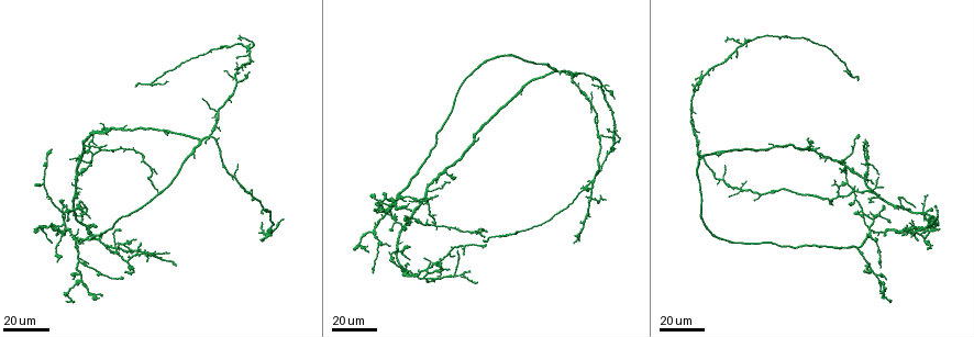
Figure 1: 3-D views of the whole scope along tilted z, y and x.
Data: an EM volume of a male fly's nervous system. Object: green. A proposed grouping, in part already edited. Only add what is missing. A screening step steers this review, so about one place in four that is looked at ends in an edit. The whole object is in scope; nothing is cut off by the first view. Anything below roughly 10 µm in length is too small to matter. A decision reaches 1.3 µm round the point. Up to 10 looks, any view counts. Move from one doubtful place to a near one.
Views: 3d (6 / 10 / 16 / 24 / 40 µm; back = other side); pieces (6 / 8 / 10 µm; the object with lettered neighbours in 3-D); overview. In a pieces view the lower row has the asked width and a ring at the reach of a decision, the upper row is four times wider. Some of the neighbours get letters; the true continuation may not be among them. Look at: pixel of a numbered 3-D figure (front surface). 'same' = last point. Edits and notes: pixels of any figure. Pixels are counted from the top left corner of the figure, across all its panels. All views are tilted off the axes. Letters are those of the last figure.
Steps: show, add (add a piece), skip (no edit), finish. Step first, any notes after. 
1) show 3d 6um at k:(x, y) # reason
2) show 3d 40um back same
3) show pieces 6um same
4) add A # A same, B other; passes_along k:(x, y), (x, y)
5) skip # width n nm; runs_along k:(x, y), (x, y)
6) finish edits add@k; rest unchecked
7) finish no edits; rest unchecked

show 3d 24um at 1:(926, 194) # thin end

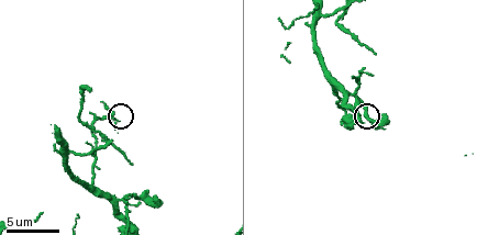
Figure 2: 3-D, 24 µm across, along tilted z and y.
show pieces 6um at 2:(118, 120) # see the neighbours

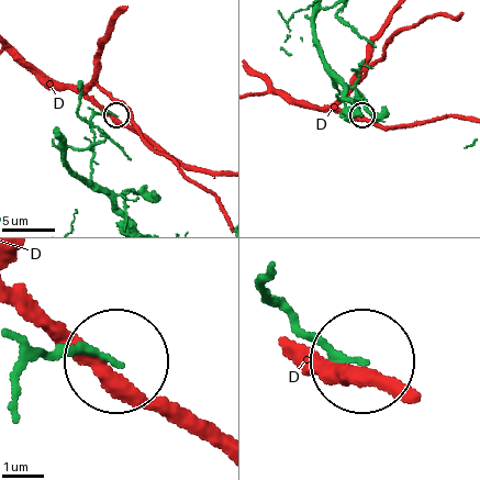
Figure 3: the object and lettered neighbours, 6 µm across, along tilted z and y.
skip # D other; runs_along 3:(269, 277), (268, 290), (304, 327), (364, 363); none of them fits

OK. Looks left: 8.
show 3d 24um at 1:(871, 182) # branch stops here

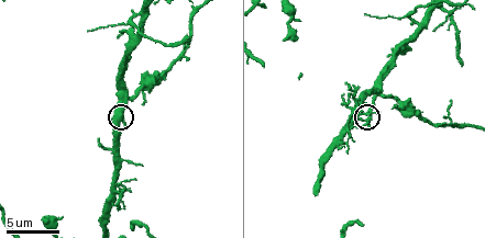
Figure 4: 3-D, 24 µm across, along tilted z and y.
show pieces 6um at 4:(370, 125)

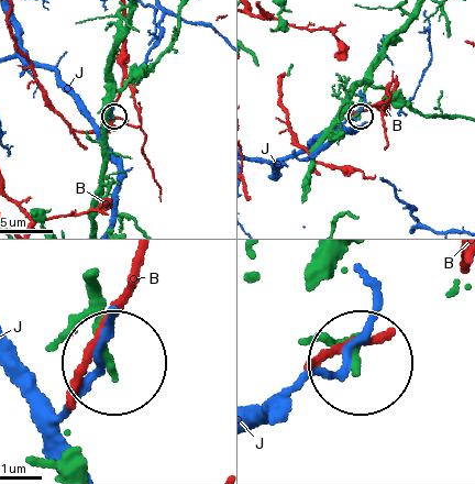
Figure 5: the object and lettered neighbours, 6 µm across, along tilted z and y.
skip # B other, J other; runs_along 5:(96, 283), (111, 362); none of them fits

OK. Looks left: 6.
show 3d 40um at 1:(820, 149) # free end

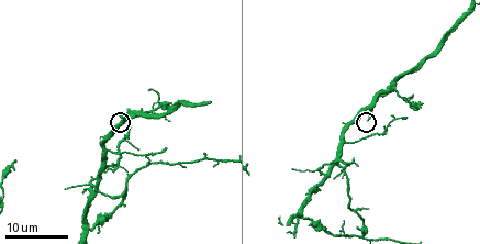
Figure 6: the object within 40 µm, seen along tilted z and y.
show pieces 6um at 6:(367, 120) # what lies round it

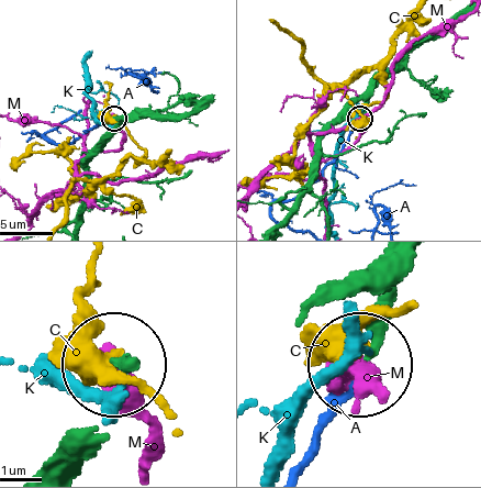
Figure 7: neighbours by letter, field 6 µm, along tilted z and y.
add A # A same, C other, K other, M other; the neuron continues

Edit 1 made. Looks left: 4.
show overview

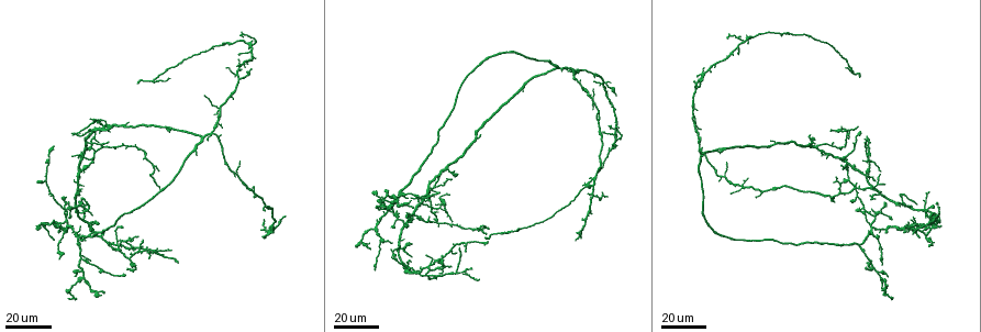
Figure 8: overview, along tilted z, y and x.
show 3d 24um at 8:(697, 174) # branch stops here

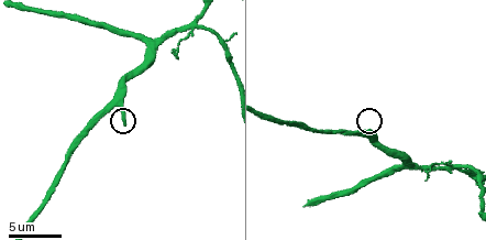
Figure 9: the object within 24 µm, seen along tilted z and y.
show pieces 8um at 9:(126, 124)

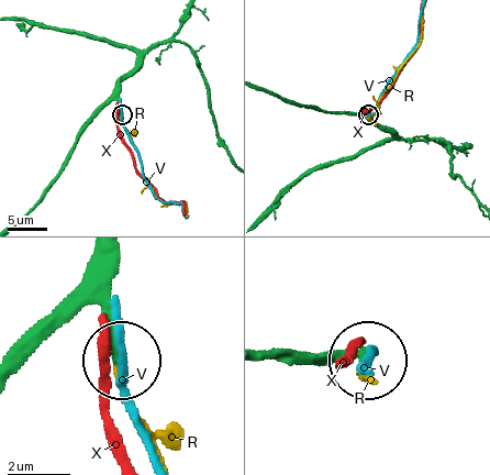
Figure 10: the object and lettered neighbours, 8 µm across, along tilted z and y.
add R # R same, V other, X other; it goes on there

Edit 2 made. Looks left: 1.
finish edits add@7, add@10; rest unchecked

